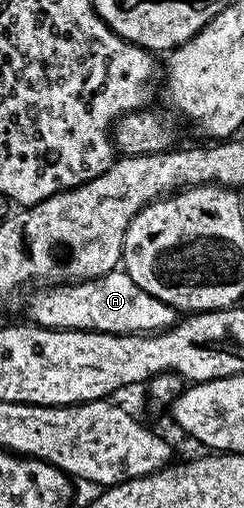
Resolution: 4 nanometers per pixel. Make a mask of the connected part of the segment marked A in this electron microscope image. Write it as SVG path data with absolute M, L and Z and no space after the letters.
M114 269L98 279L86 279L72 285L45 285L34 291L37 292L29 299L28 318L39 327L56 327L62 331L109 331L113 335L136 335L164 331L179 319L178 312L171 305L139 289L139 285L131 281L124 269Z

